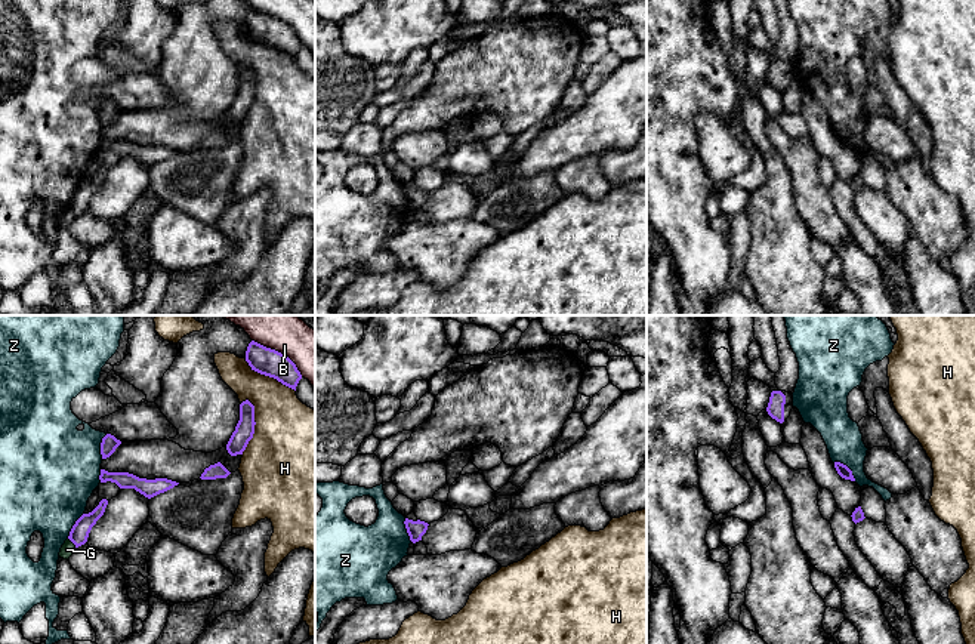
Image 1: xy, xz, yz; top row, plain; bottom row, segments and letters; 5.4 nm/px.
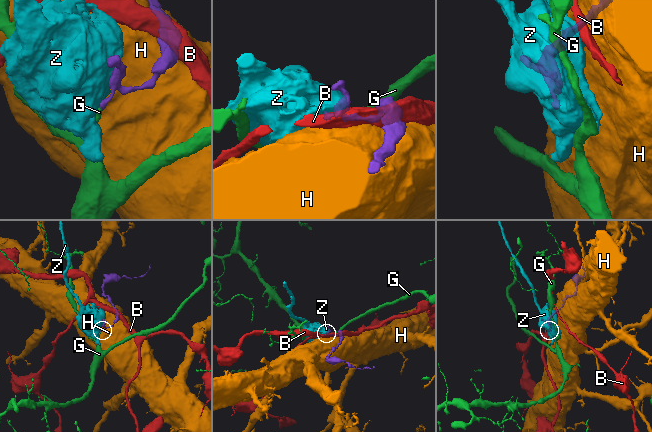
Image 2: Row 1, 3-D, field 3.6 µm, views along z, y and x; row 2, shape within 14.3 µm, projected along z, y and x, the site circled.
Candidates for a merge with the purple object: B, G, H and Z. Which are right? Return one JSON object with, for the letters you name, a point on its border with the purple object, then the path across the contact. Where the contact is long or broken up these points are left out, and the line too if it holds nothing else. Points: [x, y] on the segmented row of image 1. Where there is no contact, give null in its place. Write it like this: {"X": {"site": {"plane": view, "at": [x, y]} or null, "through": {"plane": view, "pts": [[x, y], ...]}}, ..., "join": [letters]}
{"join": []}

